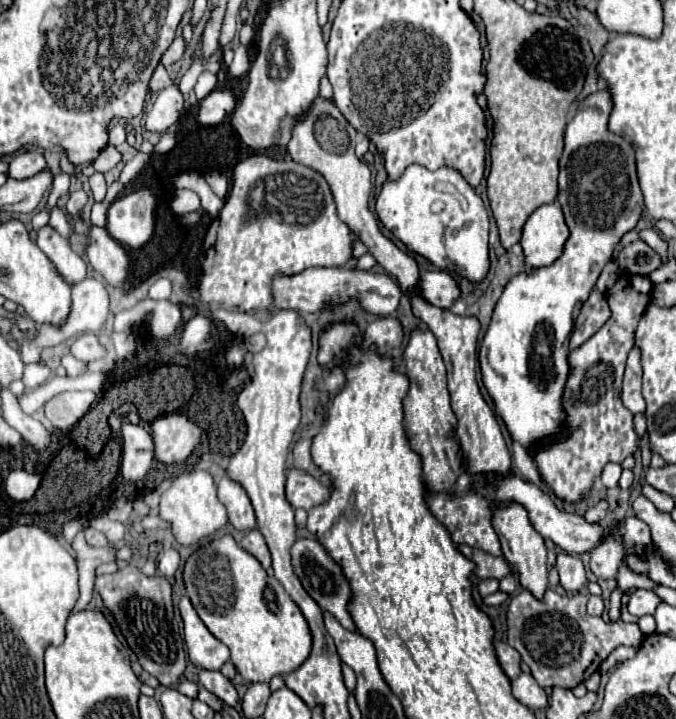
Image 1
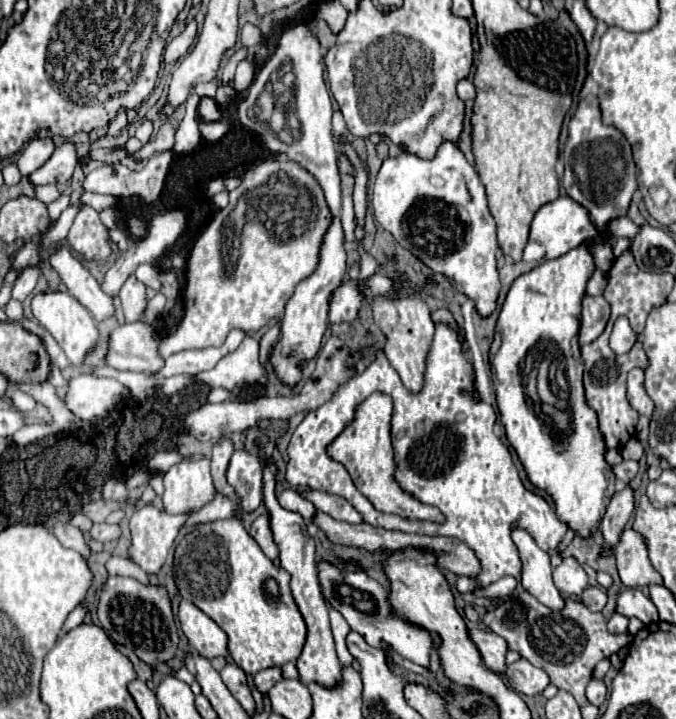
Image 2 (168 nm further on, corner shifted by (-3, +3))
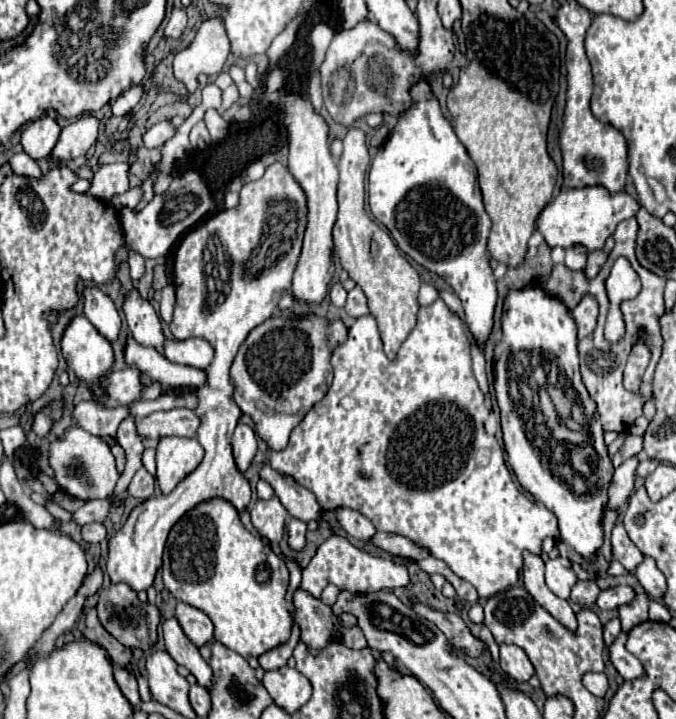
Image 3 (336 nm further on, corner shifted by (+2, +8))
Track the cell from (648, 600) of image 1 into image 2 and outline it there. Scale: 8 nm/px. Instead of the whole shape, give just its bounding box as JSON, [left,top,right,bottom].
[616,587,658,625]

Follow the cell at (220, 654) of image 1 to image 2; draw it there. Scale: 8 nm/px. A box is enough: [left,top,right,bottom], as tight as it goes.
[178,601,228,659]

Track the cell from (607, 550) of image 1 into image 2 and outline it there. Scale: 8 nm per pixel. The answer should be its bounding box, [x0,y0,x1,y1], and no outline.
[600,485,634,547]

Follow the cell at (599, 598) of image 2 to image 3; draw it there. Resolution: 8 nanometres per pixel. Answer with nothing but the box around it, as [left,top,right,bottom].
[571,580,599,608]

